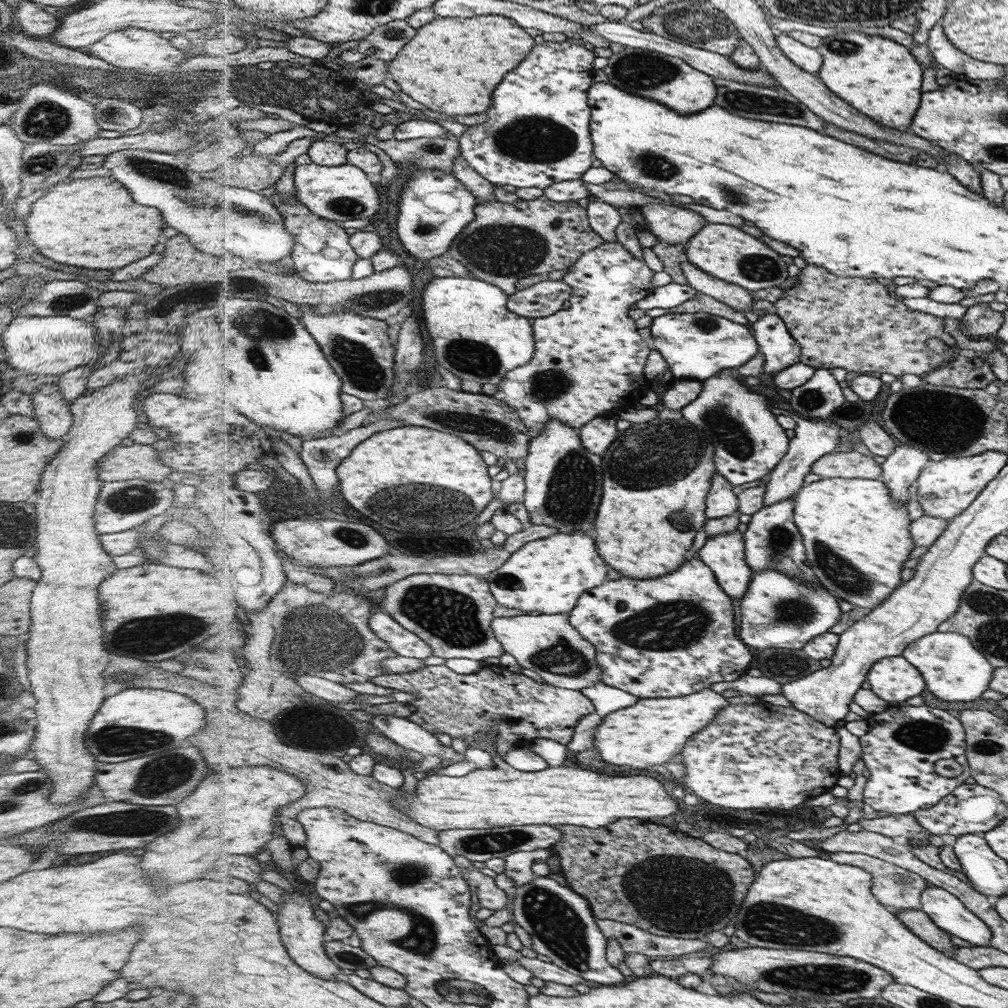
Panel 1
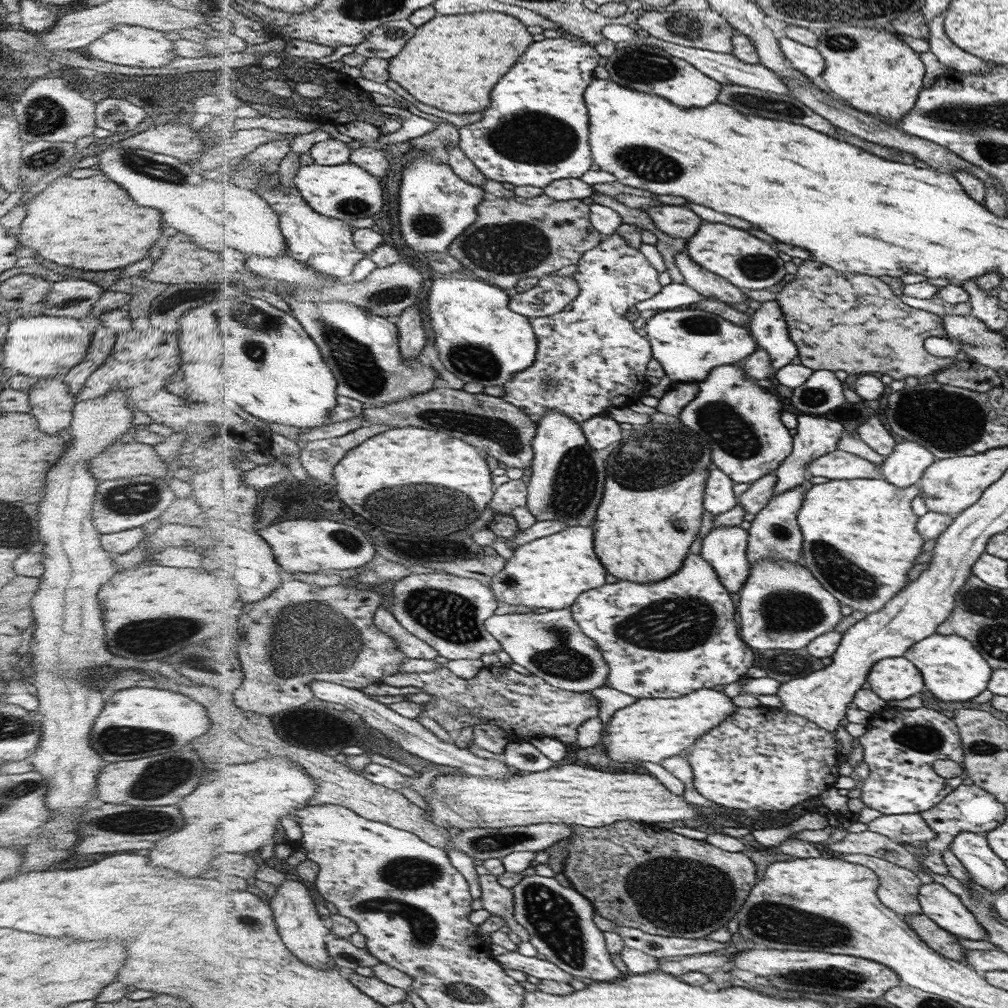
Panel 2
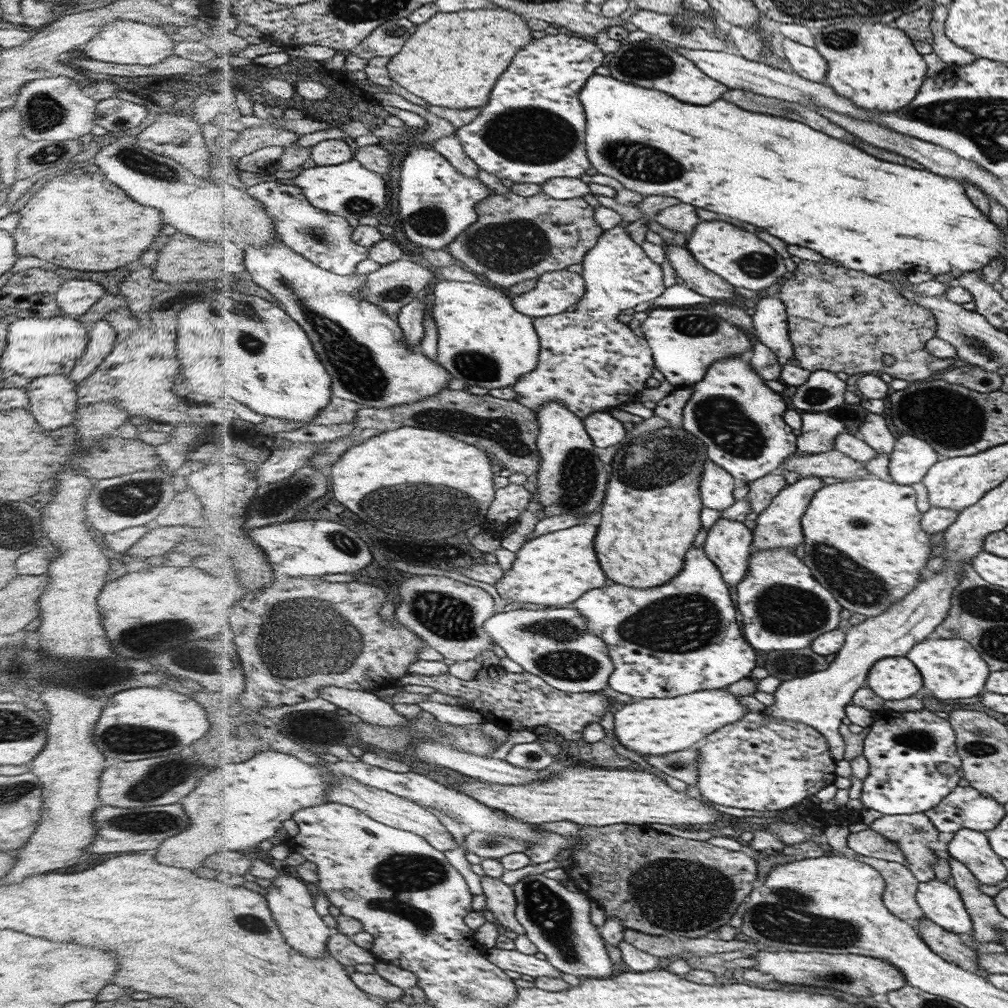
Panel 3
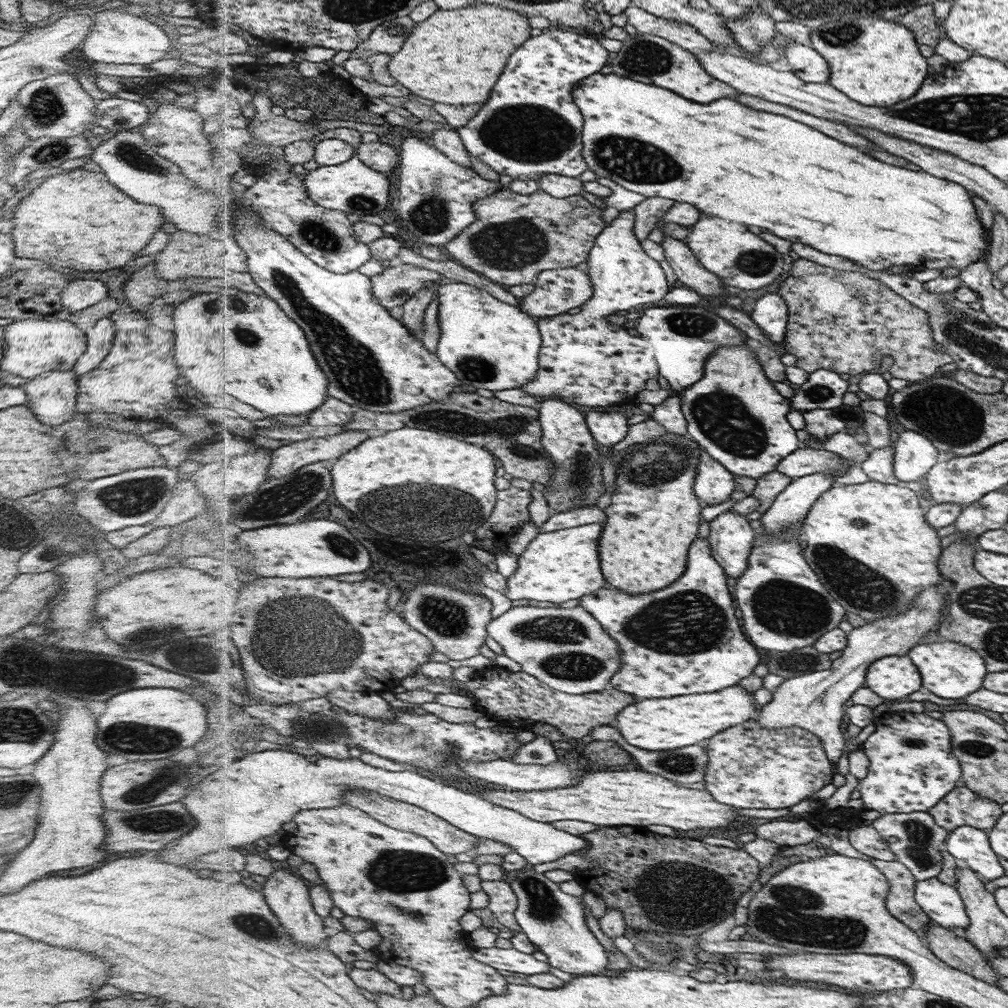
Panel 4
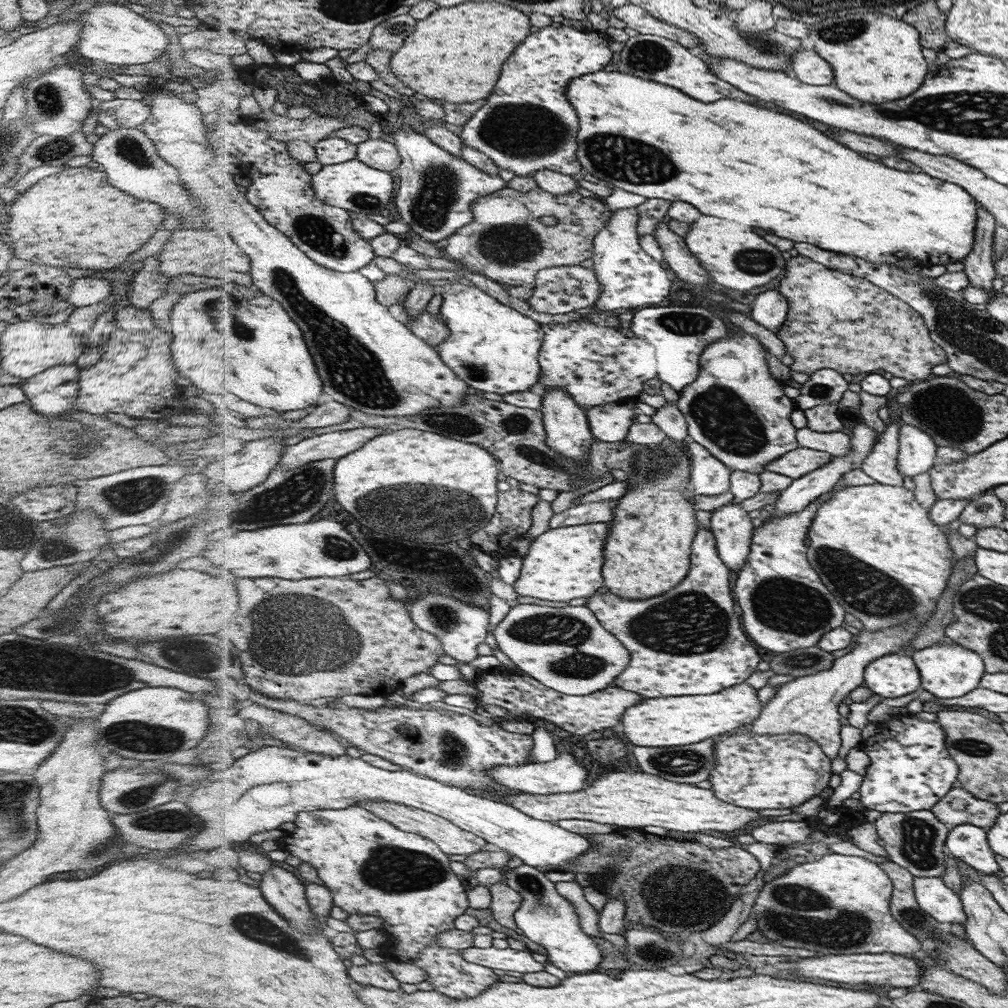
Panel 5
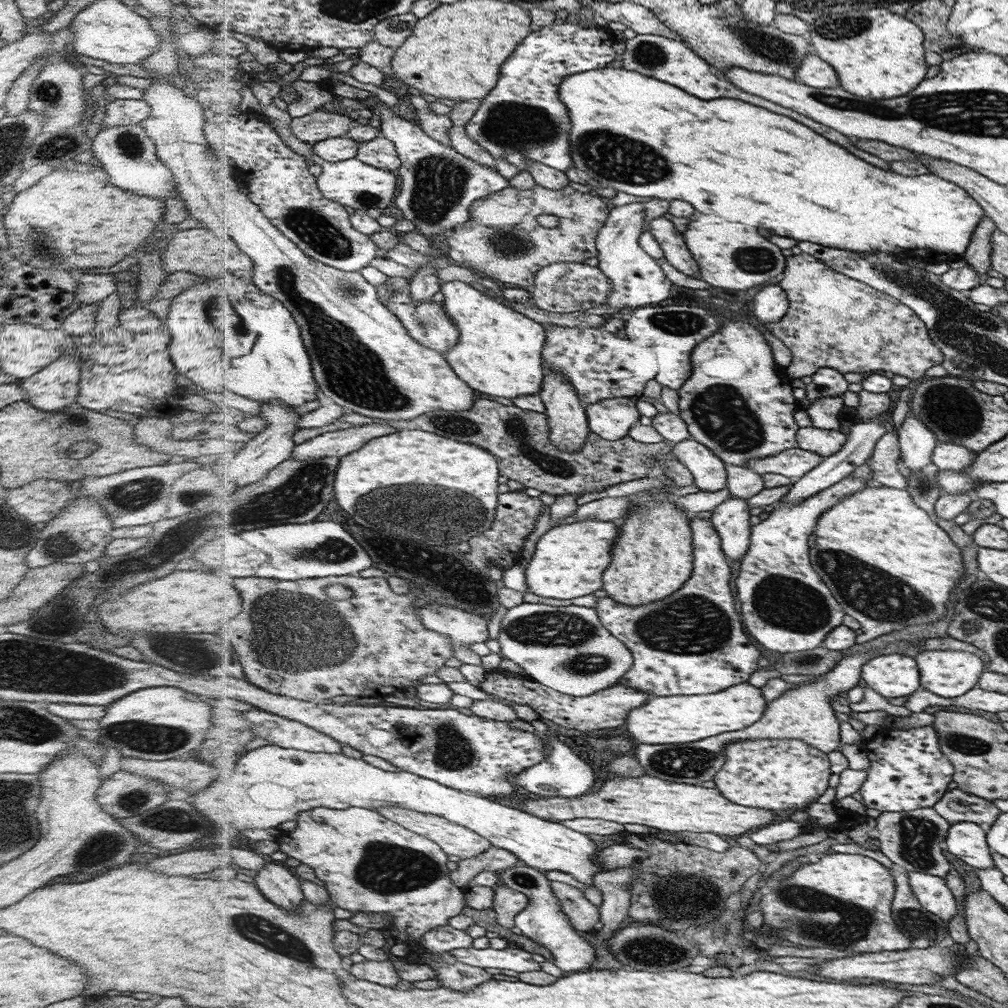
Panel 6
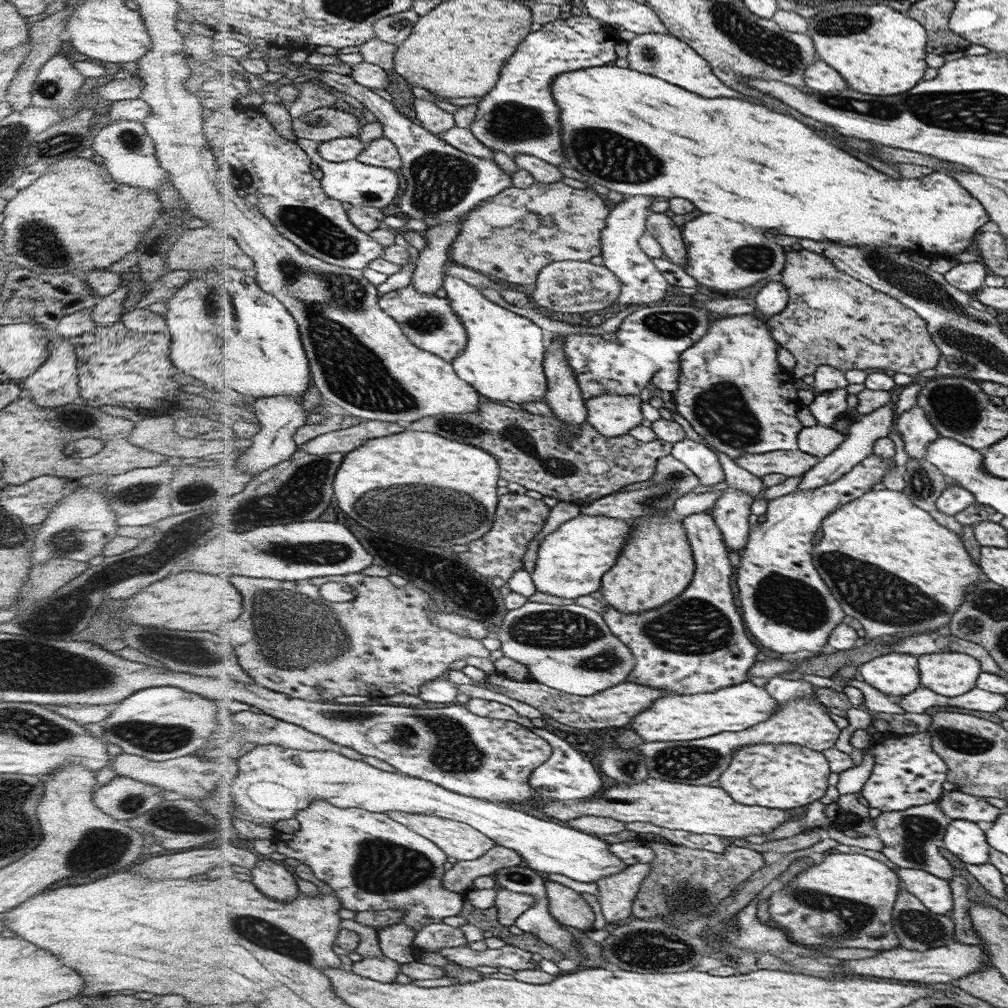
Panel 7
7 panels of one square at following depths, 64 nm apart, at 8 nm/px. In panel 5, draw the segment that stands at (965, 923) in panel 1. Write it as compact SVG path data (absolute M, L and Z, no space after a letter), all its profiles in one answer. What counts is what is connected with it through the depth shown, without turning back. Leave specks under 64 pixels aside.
M914 877L914 893L917 904L941 923L962 923L967 920L961 896L952 891L941 877Z

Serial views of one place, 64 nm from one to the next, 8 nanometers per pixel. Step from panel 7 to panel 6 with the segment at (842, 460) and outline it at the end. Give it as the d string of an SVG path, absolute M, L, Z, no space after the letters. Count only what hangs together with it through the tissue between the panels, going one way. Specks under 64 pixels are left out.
M880 415L878 418L872 418L872 420L864 420L859 424L854 424L850 428L850 434L848 434L842 448L833 456L826 457L822 464L818 464L816 468L810 470L810 472L804 474L799 479L794 480L789 493L782 499L786 502L796 504L840 482L840 480L856 471L858 466L864 465L872 457L876 443L879 441L879 438L884 437L884 434L887 434L886 424L884 424L884 420L882 420L882 416Z

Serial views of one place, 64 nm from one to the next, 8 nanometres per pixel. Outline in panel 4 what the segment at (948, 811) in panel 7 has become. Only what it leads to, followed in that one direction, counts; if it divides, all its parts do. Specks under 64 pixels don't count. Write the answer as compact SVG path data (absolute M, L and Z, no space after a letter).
M966 786L952 789L929 813L939 827L948 832L959 826L973 826L980 830L992 828L1002 816L1001 804L978 796Z

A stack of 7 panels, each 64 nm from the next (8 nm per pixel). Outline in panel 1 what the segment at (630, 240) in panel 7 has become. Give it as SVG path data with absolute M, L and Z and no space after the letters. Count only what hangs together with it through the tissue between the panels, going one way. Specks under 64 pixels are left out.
M603 241L567 270L561 279L573 290L570 307L530 320L534 327L535 356L527 365L509 370L498 391L491 395L516 412L532 440L544 434L552 420L579 430L596 418L632 408L644 390L652 390L644 376L650 348L628 318L628 306L652 294L655 272L618 241Z

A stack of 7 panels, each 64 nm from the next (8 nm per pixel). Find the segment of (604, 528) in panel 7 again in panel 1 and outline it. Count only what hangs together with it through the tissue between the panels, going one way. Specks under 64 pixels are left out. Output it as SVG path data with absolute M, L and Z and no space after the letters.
M576 531L576 534L557 533L527 542L500 568L487 574L487 581L498 604L506 608L532 614L560 614L570 613L583 593L608 580L609 569L608 563L596 550L595 540L586 532Z

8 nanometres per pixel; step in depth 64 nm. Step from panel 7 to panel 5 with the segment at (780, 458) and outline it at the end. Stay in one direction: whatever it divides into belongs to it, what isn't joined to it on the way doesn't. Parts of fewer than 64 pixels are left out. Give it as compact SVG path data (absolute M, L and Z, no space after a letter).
M800 447L798 450L784 454L782 458L776 458L776 461L767 466L767 472L797 479L822 468L822 466L828 466L828 462L834 462L832 455Z

